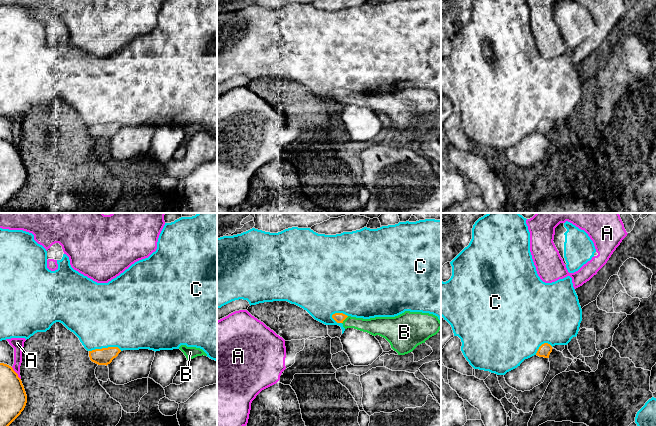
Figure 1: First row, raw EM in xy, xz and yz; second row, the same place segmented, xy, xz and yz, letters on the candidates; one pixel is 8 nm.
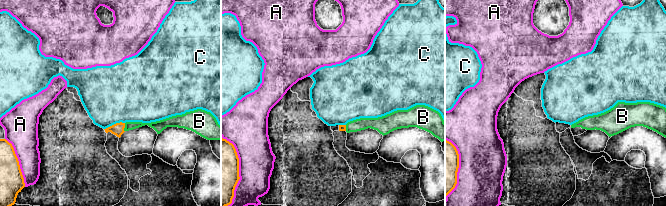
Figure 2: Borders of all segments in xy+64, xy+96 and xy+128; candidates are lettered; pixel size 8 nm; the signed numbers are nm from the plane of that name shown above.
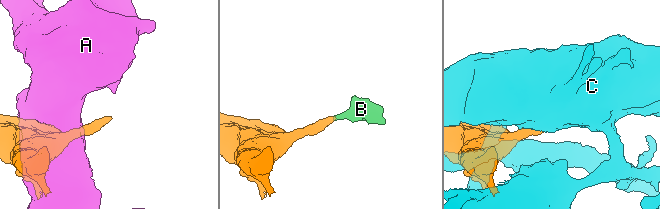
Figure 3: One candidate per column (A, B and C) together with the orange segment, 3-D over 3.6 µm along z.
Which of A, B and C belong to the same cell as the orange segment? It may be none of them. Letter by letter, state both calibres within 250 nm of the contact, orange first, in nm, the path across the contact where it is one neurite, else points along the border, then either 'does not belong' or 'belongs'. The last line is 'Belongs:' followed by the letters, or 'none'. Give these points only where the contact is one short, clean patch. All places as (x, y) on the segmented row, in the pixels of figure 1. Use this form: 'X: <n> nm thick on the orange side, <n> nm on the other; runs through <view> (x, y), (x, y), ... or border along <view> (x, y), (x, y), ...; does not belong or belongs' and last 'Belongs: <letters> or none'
A: 220 nm thick on the orange side, 100 nm on the other; does not belong
B: 80 nm thick on the orange side, 140 nm on the other; runs through xz (338, 317), (344, 319), (348, 322), (374, 326); belongs
C: 140 nm thick on the orange side, 480 nm on the other; does not belong
Belongs: B

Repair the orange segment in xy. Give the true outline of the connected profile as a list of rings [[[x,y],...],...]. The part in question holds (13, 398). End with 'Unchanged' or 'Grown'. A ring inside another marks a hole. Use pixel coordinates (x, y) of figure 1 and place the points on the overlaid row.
[[[0,363],[0,426],[9,426],[24,410],[27,395],[18,374]]]. Unchanged

